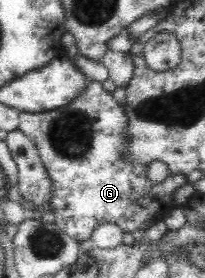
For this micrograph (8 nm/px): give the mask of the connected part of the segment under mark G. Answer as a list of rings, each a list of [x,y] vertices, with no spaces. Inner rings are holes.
[[[87,81],[86,88],[70,104],[62,108],[38,113],[20,112],[19,131],[36,145],[50,176],[53,196],[49,206],[52,208],[57,226],[79,242],[91,239],[92,232],[103,223],[112,223],[123,232],[132,232],[139,227],[149,228],[176,208],[172,203],[172,195],[178,187],[187,183],[184,176],[172,177],[172,174],[169,174],[161,184],[154,185],[149,180],[147,165],[122,160],[127,133],[126,116],[122,105],[113,99],[111,93],[103,89],[102,82]]]

